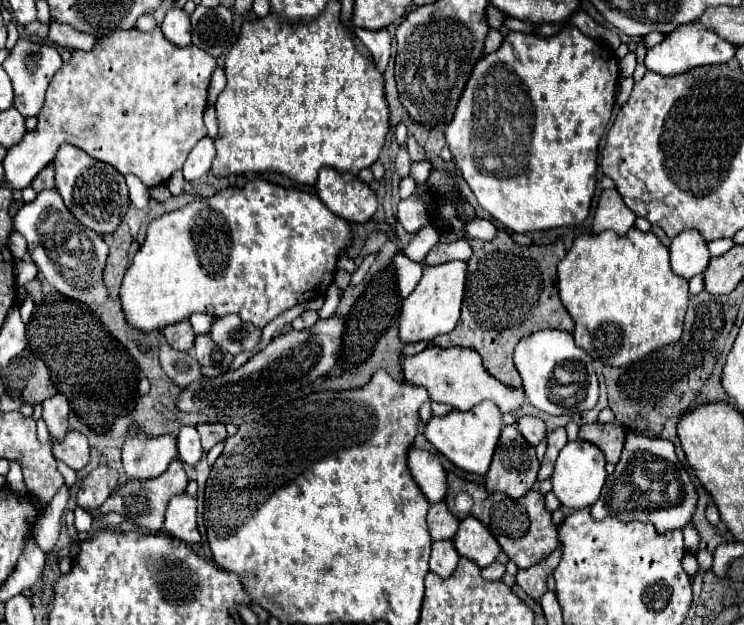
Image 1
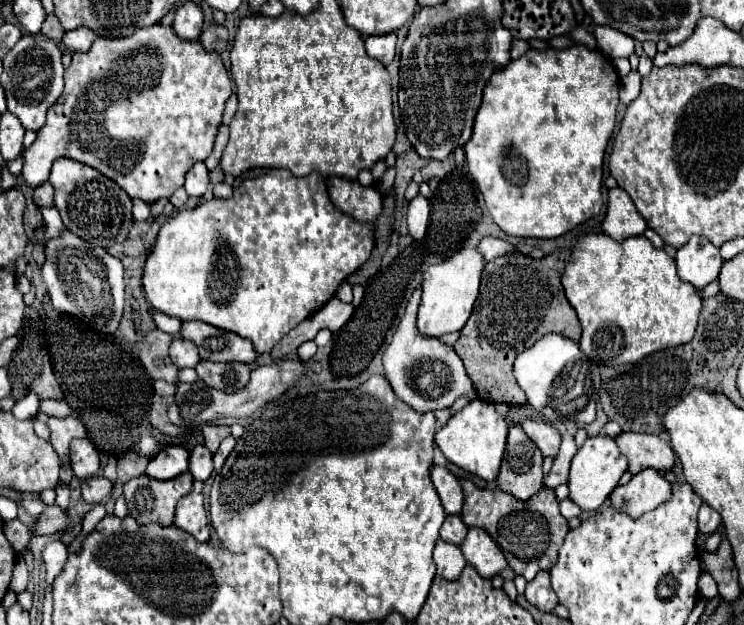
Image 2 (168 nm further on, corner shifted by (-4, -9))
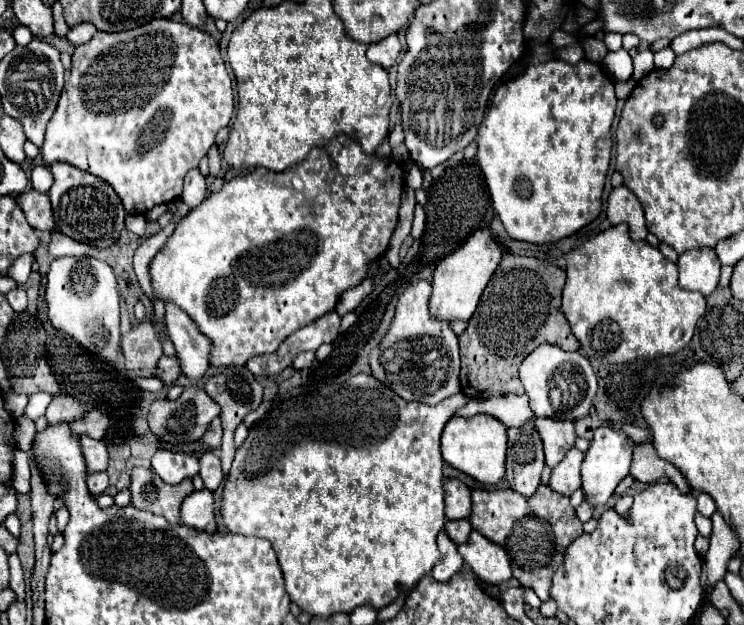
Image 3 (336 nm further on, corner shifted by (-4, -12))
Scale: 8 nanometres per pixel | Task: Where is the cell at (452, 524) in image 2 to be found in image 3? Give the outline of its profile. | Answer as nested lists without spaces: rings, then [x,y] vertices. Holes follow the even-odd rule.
[[[464,518],[464,520],[448,520],[444,530],[448,532],[448,536],[456,542],[456,544],[464,544],[464,540],[468,540],[470,532],[472,532],[472,526],[470,522]]]

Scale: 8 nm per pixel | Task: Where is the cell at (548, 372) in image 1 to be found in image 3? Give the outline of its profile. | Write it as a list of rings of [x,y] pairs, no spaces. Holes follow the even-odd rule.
[[[544,344],[524,358],[520,364],[520,380],[534,414],[554,420],[578,420],[586,416],[596,396],[596,376],[588,358],[580,352],[564,352],[552,344]]]

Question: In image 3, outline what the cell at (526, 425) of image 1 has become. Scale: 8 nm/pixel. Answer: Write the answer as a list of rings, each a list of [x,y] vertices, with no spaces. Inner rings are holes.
[[[536,418],[536,430],[542,436],[544,442],[544,454],[546,454],[546,466],[554,468],[564,460],[566,452],[576,442],[576,430],[572,420],[548,420],[548,418]]]

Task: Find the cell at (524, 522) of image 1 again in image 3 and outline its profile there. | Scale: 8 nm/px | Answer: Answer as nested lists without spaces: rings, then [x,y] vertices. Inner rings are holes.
[[[540,484],[536,494],[532,494],[530,498],[520,496],[510,488],[474,490],[470,522],[474,530],[482,532],[488,540],[506,548],[506,552],[512,556],[510,562],[514,578],[524,588],[532,588],[542,602],[550,598],[552,576],[562,564],[568,544],[584,532],[576,510],[570,506],[570,500],[562,494],[552,492],[544,484]]]

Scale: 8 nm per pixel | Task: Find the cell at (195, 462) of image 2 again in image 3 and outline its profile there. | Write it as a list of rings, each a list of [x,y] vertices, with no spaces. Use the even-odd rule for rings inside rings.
[[[206,452],[202,458],[200,458],[200,476],[204,480],[204,486],[208,490],[216,490],[220,486],[220,482],[224,480],[224,472],[220,468],[220,458],[212,452]]]

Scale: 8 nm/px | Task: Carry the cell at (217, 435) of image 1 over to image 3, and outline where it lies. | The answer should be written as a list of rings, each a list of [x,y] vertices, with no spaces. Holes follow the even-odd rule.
[[[214,418],[206,430],[206,434],[202,436],[204,444],[208,444],[212,450],[218,450],[220,448],[220,442],[222,442],[222,424],[220,424],[220,418]]]

